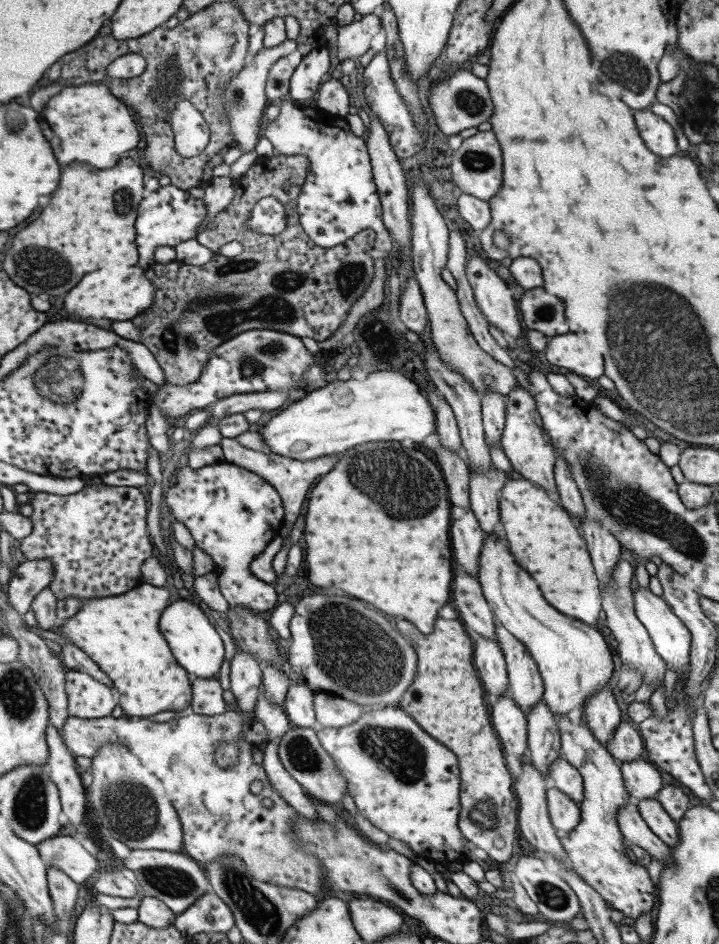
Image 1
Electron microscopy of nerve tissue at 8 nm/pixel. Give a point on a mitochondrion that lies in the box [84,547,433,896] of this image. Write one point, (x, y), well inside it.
(355, 652)

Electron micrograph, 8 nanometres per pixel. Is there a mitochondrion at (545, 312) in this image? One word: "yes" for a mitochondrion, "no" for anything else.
yes

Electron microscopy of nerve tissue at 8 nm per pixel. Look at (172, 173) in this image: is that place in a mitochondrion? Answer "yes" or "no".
no

